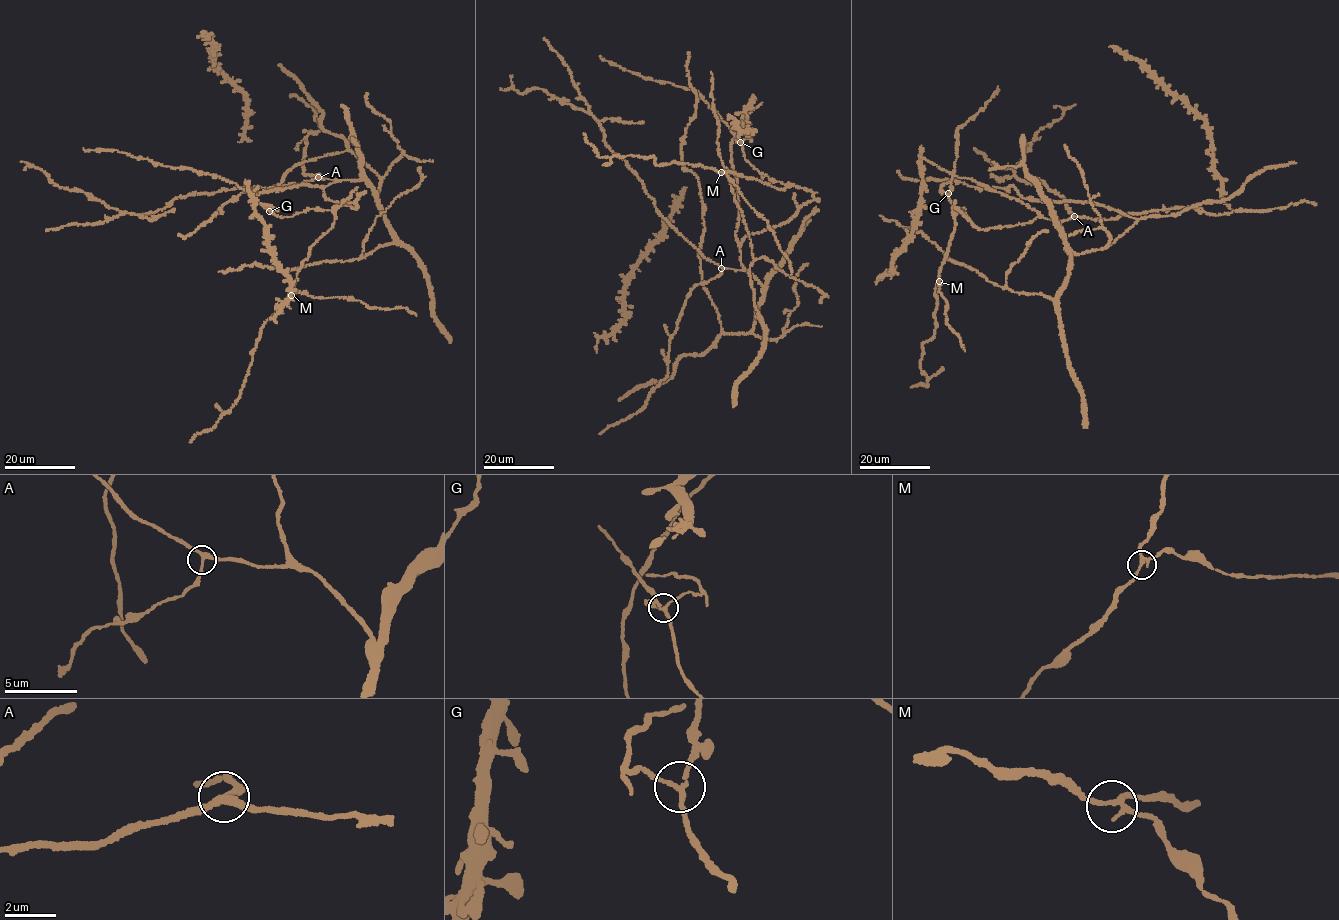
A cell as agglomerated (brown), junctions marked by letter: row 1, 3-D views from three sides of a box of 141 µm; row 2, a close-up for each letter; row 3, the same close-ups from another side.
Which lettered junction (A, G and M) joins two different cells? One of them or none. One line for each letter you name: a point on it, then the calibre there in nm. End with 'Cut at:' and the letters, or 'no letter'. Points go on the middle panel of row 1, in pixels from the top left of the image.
G: (740, 142) | 170 nm
Cut at: G

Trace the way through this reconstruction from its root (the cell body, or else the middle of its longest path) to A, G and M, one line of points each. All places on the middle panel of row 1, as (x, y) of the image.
A: (737, 230), (742, 269), (721, 268)
G: (737, 230), (739, 210), (731, 155), (733, 132), (740, 142)
M: (737, 230), (739, 210), (731, 155), (733, 132), (751, 166), (785, 185), (779, 190), (753, 178), (721, 172)

